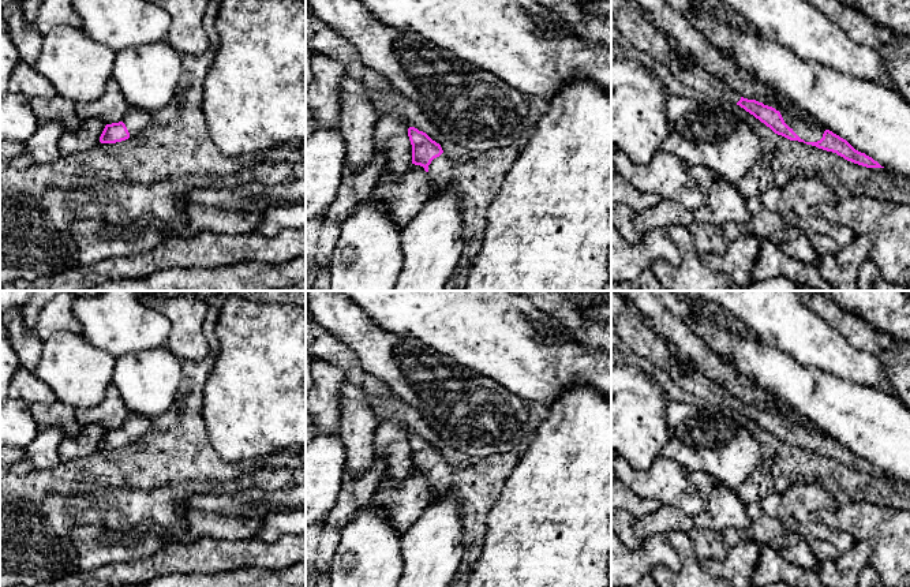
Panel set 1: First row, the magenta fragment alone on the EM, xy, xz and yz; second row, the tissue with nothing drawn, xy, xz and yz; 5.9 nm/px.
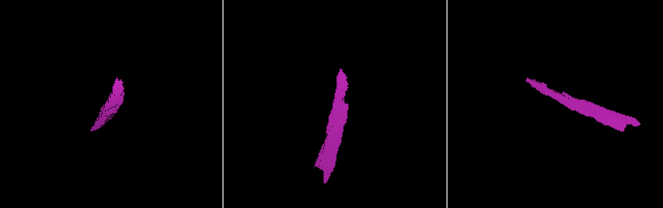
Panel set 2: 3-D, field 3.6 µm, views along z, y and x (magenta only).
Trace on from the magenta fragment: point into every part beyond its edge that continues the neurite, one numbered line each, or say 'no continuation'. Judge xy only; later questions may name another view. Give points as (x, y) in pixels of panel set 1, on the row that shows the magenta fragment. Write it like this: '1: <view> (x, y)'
1: xy (135, 119)

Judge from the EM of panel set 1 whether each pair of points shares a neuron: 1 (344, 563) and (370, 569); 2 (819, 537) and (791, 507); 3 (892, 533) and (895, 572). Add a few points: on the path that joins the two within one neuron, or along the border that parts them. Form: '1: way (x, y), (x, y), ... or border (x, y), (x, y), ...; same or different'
1: way (351, 563), (363, 567); same
2: way (812, 530), (798, 513); same
3: way (895, 542), (895, 563); same

